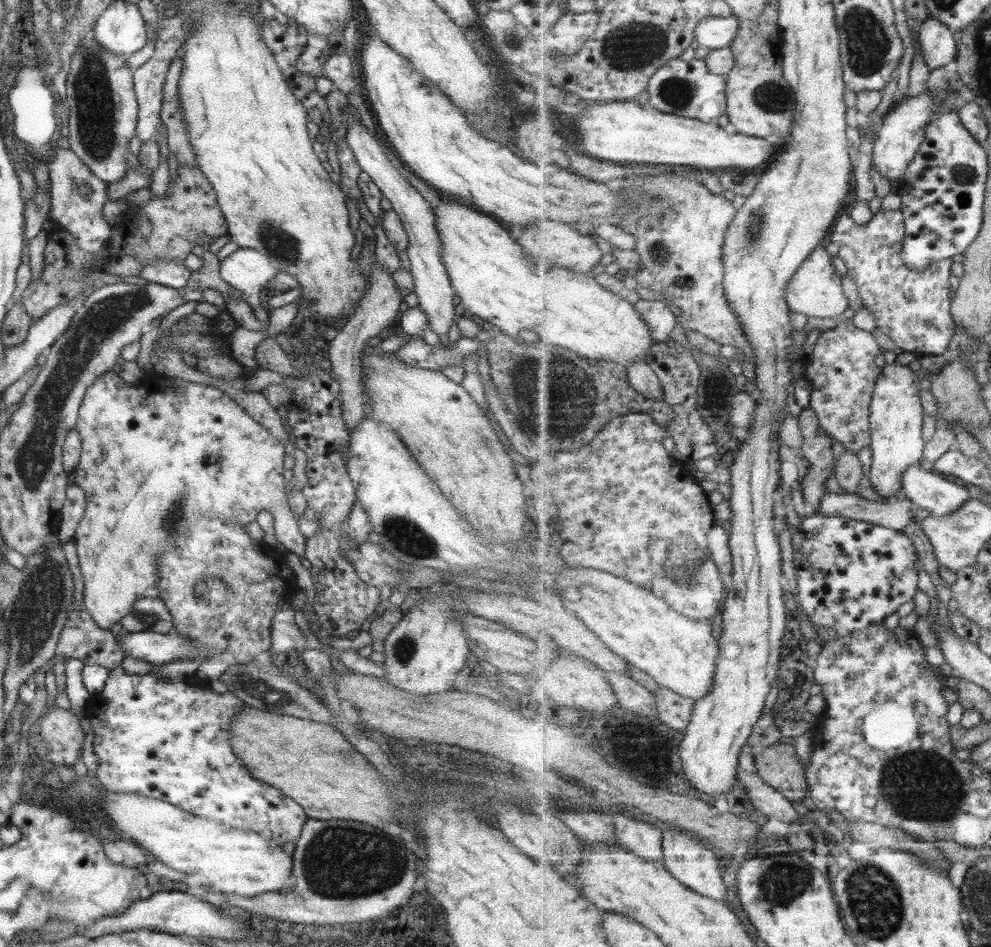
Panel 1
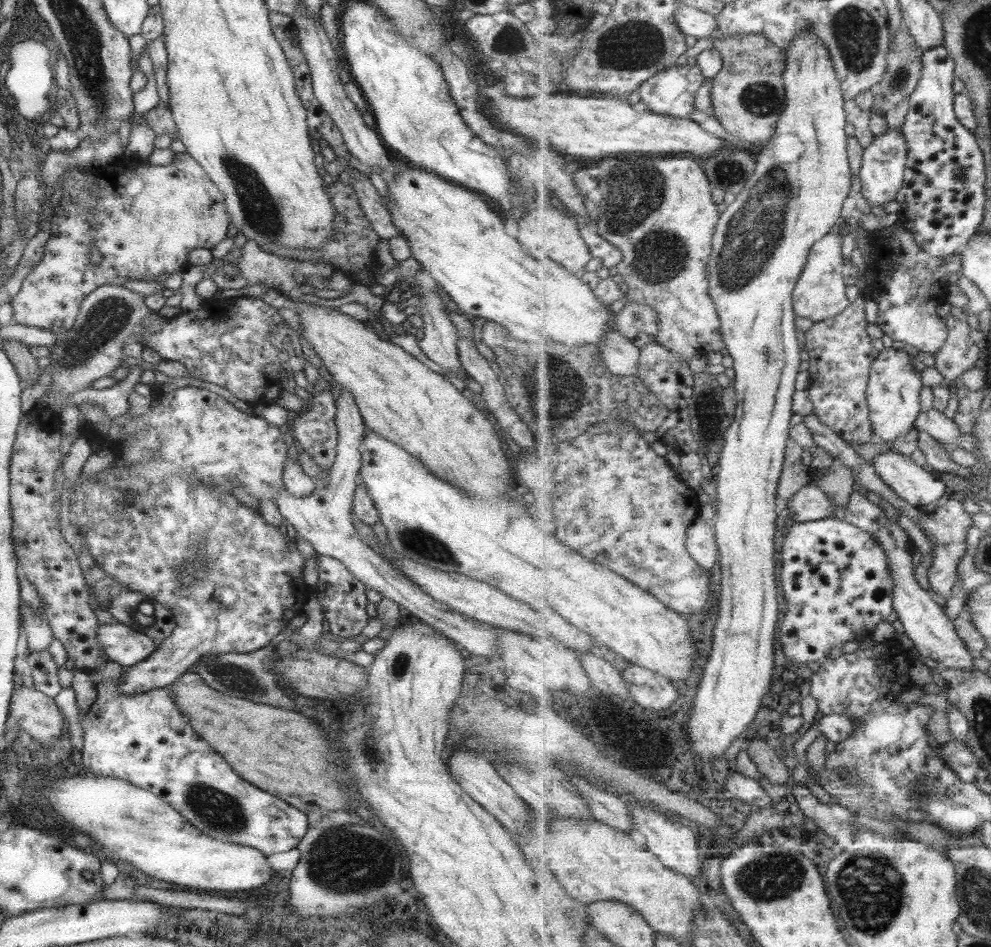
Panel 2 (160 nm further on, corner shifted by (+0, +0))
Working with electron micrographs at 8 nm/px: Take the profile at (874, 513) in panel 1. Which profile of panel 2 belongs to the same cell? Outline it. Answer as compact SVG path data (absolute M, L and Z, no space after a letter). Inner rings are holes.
M804 485L799 492L792 494L787 504L789 517L797 522L809 522L834 516L836 504L817 485Z

